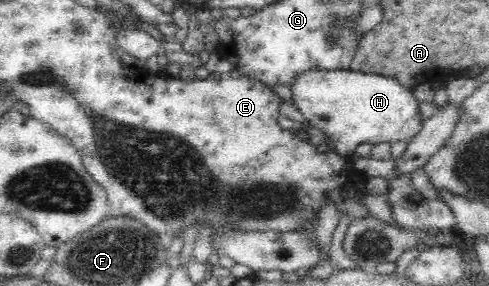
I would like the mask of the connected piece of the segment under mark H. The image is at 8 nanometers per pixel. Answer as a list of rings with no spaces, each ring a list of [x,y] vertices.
[[[309,70],[291,84],[293,103],[316,134],[328,138],[339,155],[351,155],[356,146],[412,141],[421,131],[419,104],[412,88],[395,78],[355,70]]]

